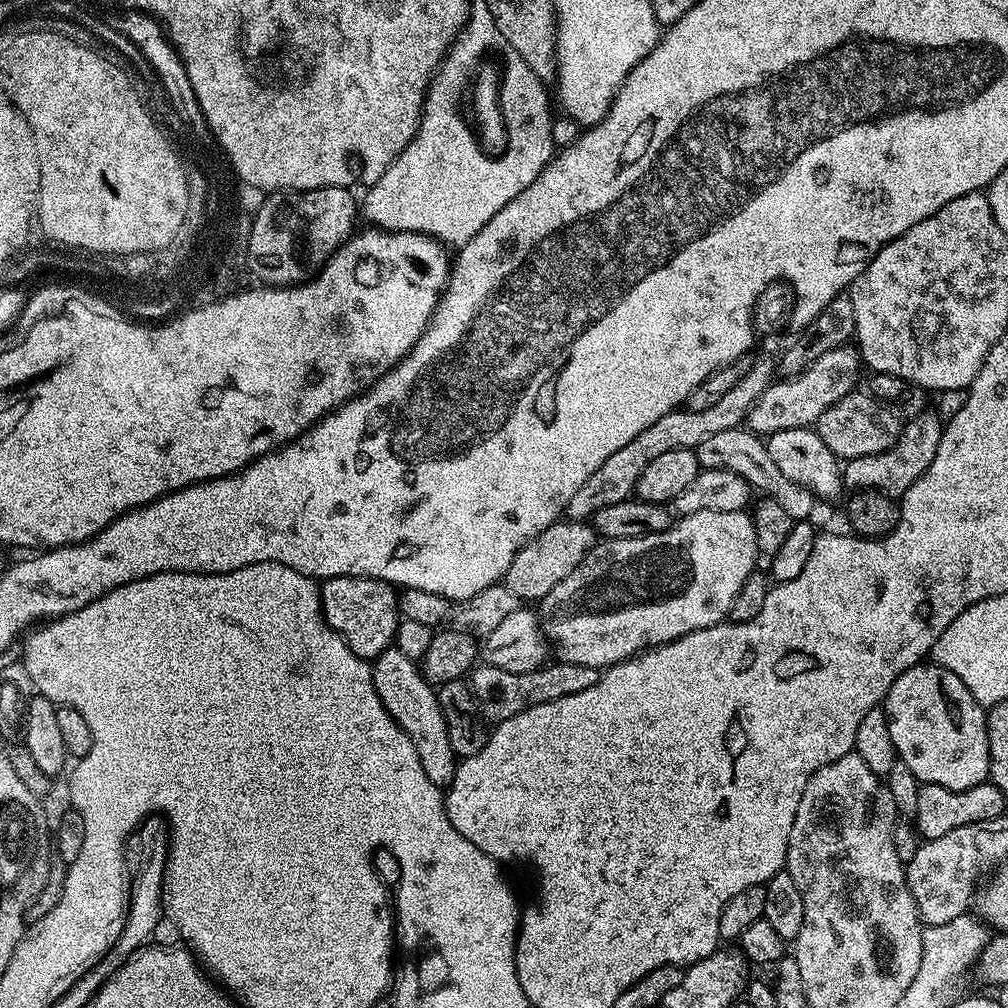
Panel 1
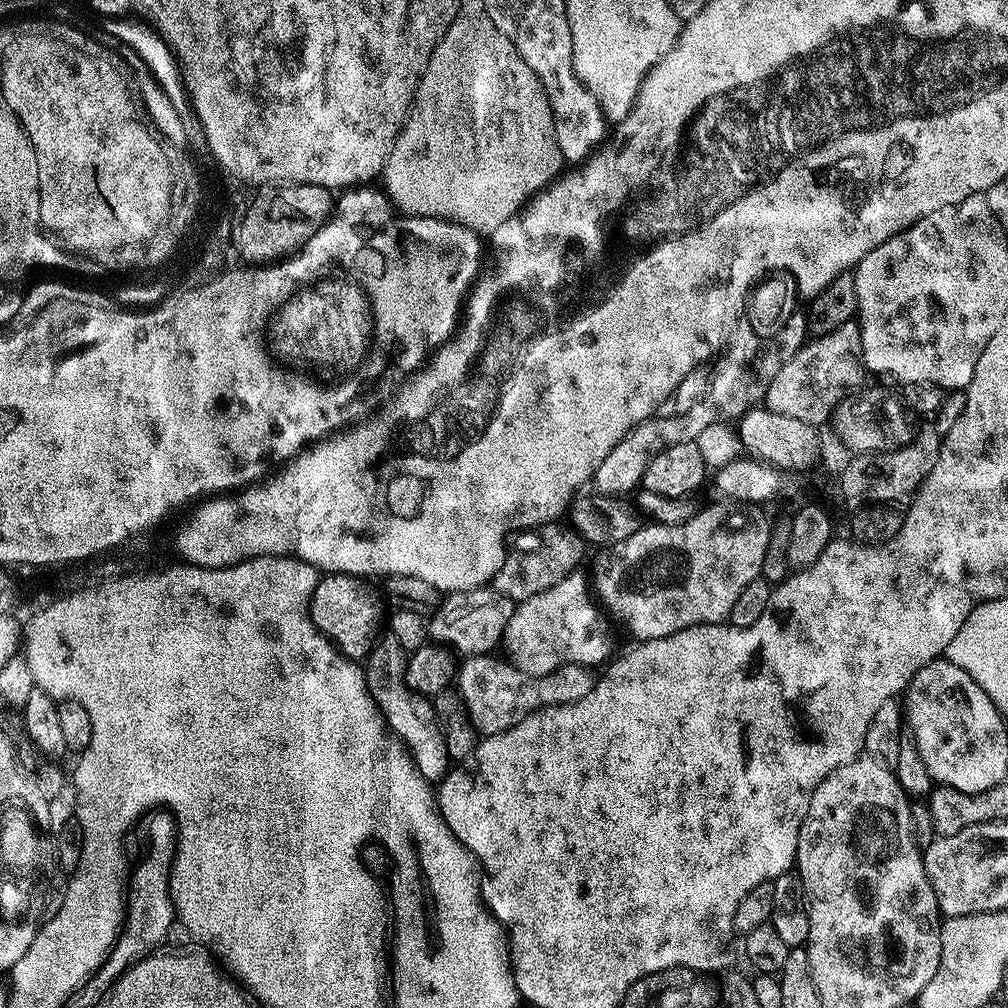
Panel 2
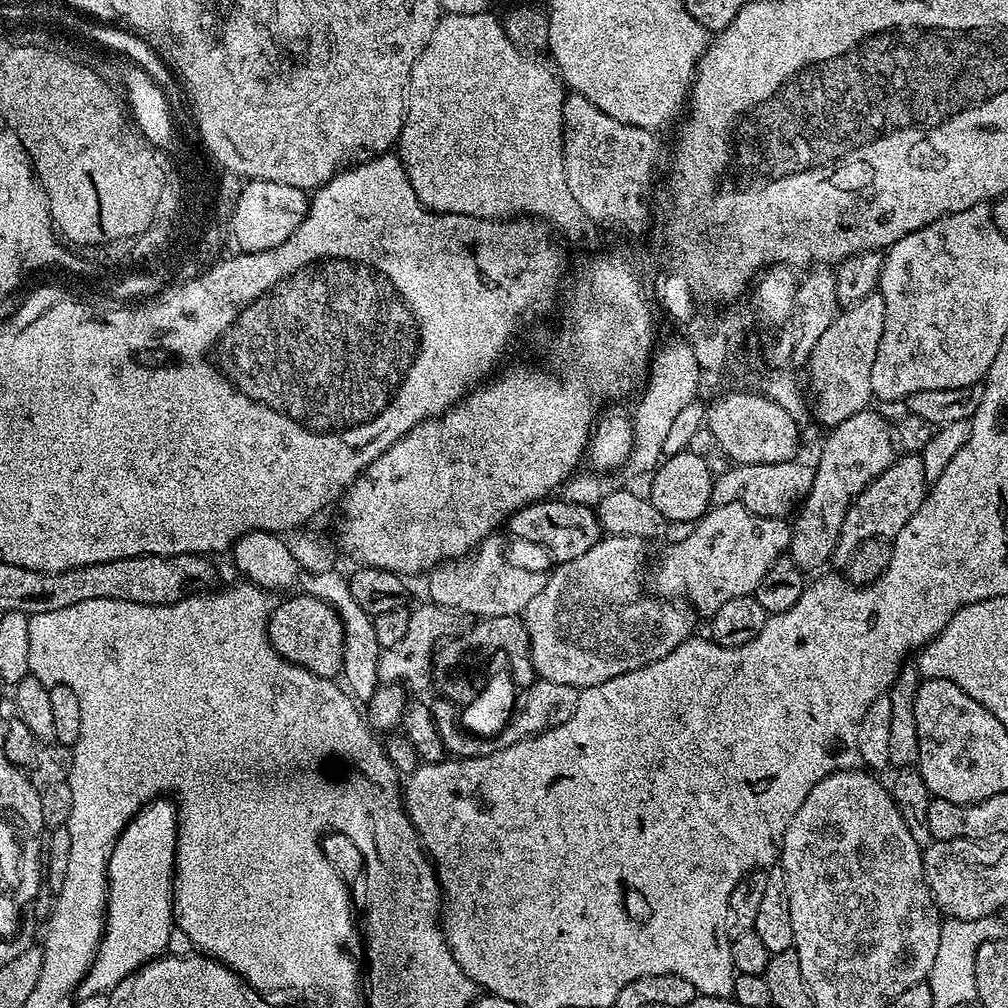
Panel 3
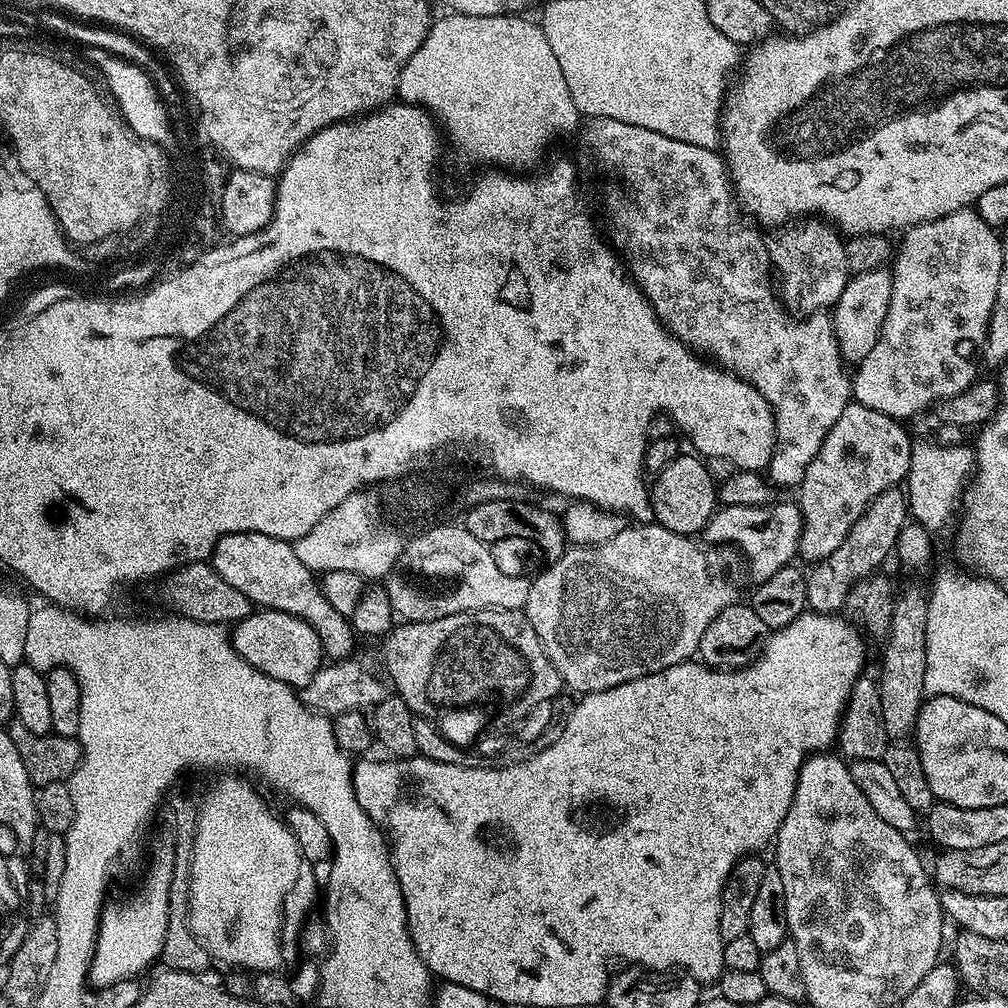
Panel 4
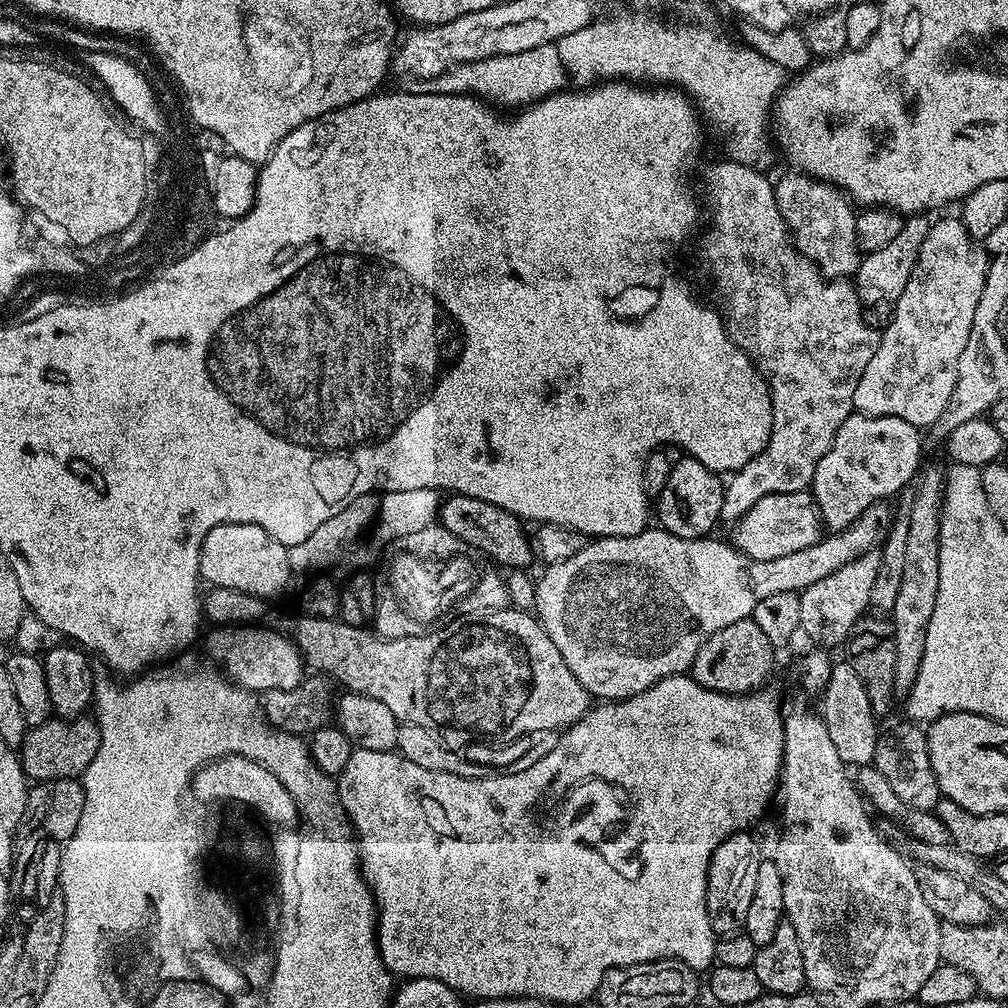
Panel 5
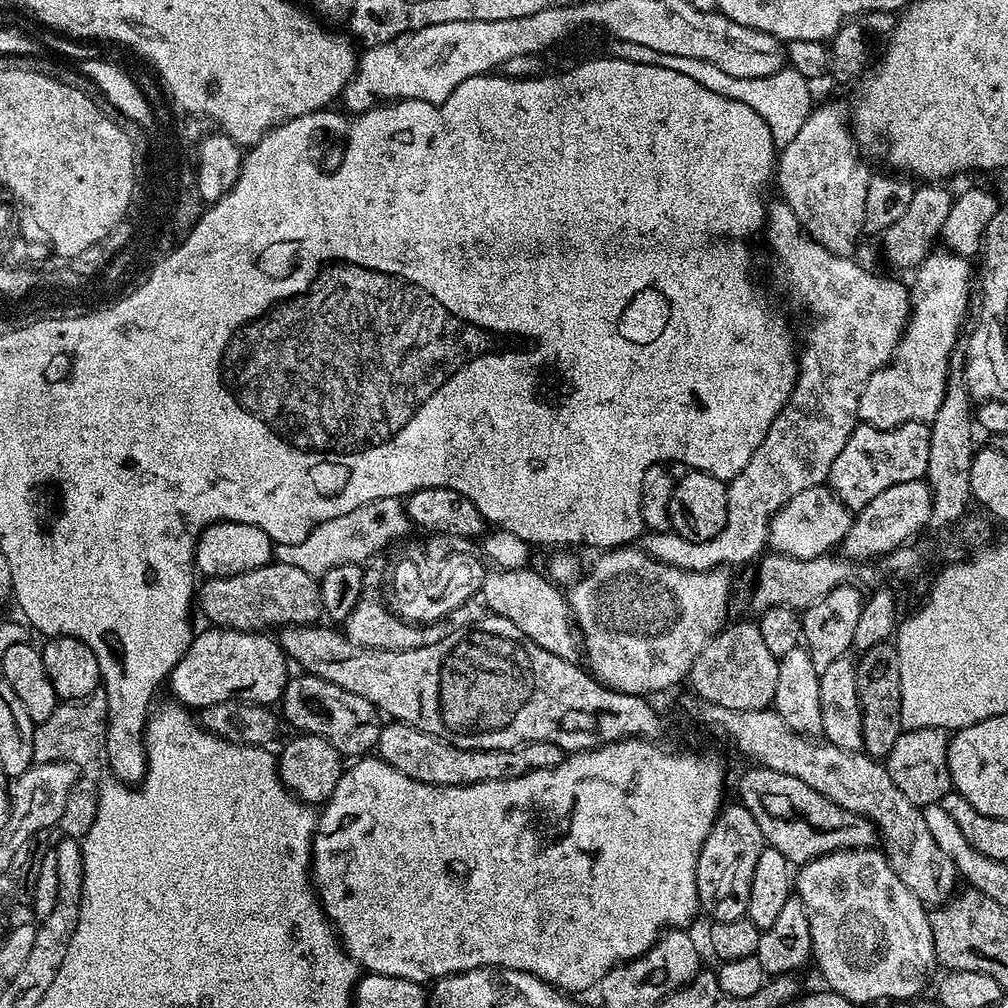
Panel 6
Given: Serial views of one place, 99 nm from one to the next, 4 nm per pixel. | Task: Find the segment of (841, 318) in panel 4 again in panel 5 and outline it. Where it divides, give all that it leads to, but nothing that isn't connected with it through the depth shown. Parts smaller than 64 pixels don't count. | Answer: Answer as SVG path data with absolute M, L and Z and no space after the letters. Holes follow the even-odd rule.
M924 214L909 215L904 221L902 231L896 237L890 238L890 242L882 246L882 250L869 252L861 259L854 283L860 303L865 309L870 310L873 321L874 319L880 320L879 322L887 321L888 317L896 311L898 298L902 298L902 290L906 290L906 282L910 282L914 262L918 260L918 250L928 233L930 227L928 219L929 217Z

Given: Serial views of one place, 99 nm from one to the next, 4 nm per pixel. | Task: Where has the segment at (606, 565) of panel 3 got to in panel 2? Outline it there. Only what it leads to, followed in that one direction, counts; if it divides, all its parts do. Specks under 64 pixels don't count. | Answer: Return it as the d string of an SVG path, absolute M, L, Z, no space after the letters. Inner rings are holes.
M580 570L569 572L553 588L535 591L523 598L524 601L515 605L502 637L502 645L508 651L507 663L517 672L525 676L545 676L563 664L580 664L591 669L592 664L603 665L609 659L608 632L600 617L601 609L591 604L594 596Z

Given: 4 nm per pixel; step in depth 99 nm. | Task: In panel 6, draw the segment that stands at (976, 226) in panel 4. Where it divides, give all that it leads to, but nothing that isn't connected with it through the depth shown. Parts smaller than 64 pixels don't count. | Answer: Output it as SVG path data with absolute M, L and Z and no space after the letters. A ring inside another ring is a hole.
M933 250L915 269L916 281L911 281L910 295L912 310L908 314L908 324L904 327L904 335L896 353L888 361L888 365L880 368L868 379L858 402L858 417L863 423L875 428L897 428L906 422L923 424L931 422L934 414L938 414L938 406L942 406L942 394L946 390L948 363L950 354L958 347L956 340L960 336L960 327L964 324L964 314L968 310L968 291L972 288L972 268L967 259L956 255L951 250Z

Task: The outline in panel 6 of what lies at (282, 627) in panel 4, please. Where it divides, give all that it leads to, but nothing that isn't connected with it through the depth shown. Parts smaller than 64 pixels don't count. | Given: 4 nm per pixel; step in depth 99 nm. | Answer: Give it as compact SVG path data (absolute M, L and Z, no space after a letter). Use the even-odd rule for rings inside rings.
M219 626L205 627L205 632L197 631L192 637L192 644L186 654L174 666L170 677L172 692L179 703L192 710L201 710L214 706L216 703L252 701L256 704L275 705L283 697L284 688L289 682L290 661L283 648L271 635L260 630L239 632L237 628L222 628Z

